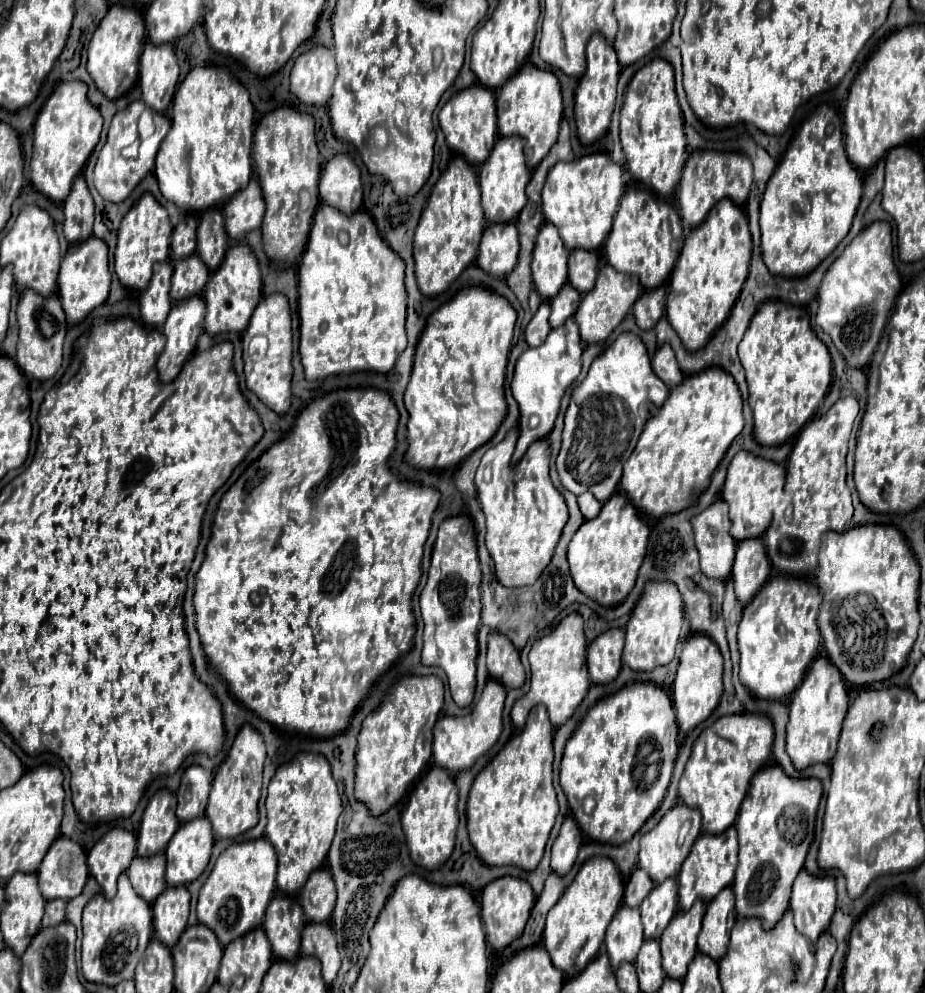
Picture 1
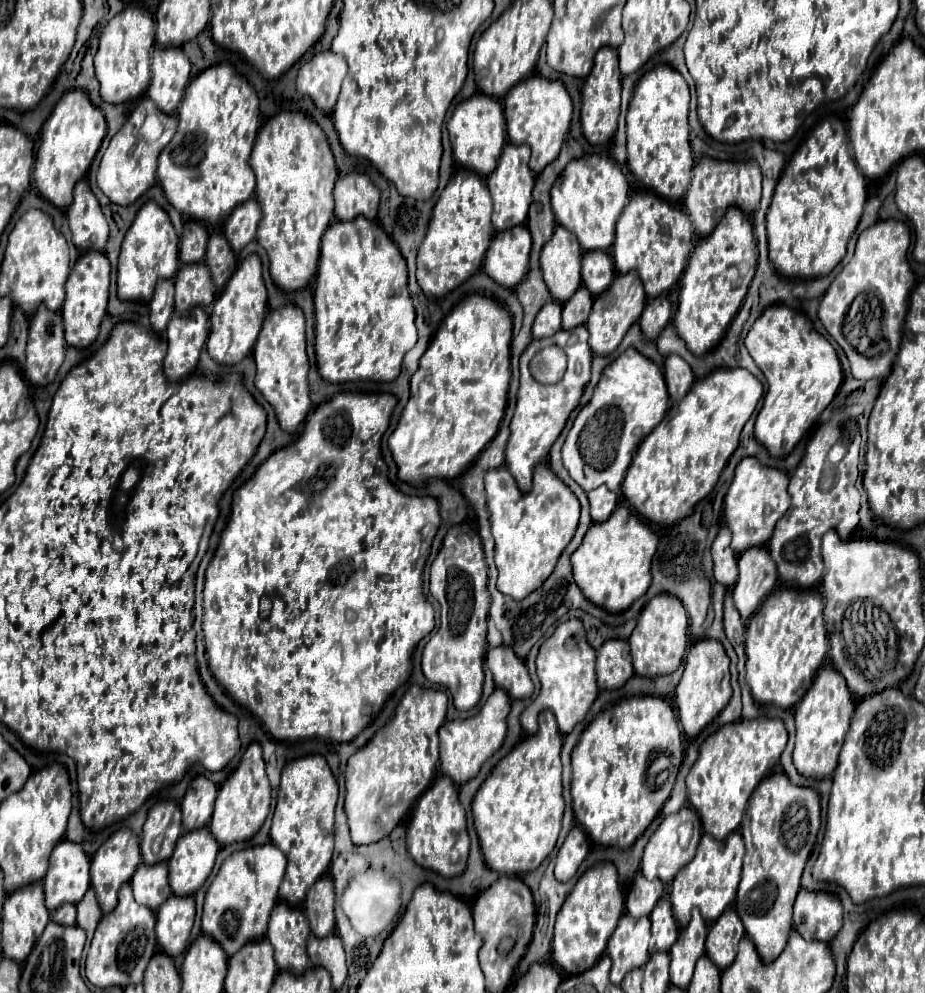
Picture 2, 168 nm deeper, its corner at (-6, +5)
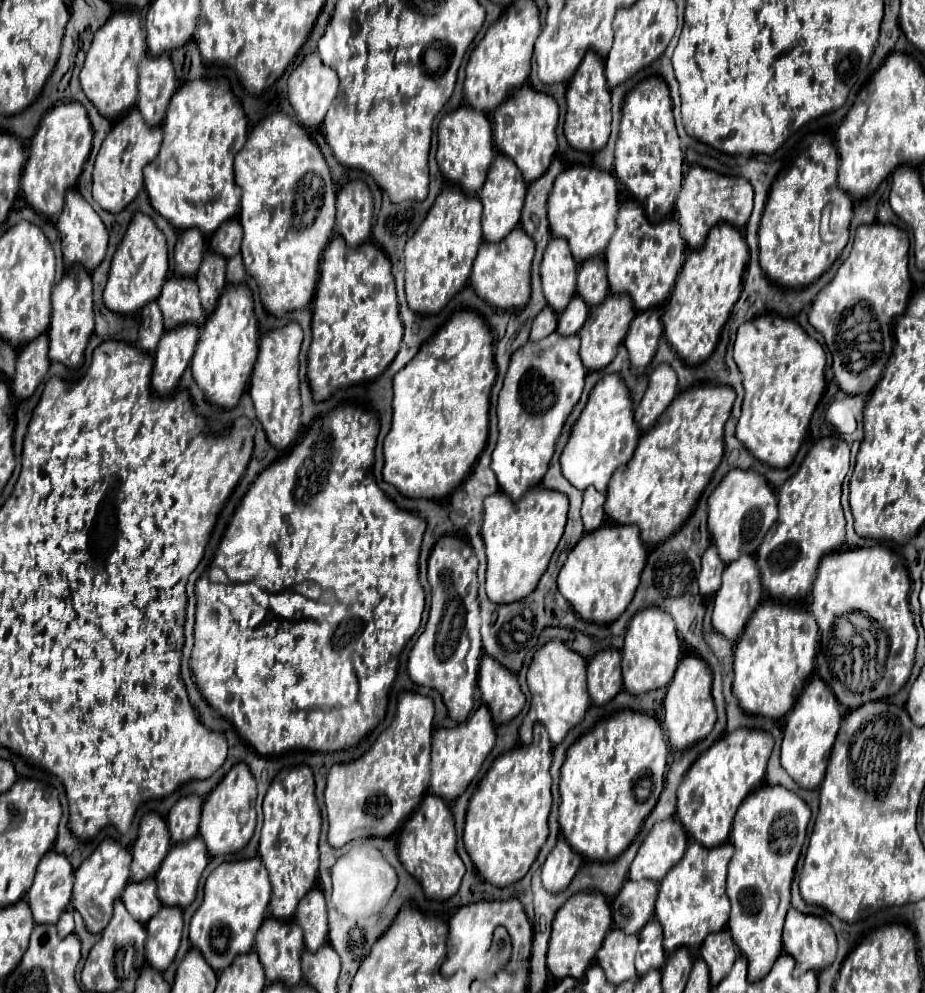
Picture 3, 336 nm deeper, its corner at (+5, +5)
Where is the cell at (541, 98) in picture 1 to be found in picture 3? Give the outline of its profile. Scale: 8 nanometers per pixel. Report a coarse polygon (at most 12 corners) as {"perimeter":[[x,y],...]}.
{"perimeter":[[520,88],[494,112],[494,142],[530,184],[552,164],[558,104]]}

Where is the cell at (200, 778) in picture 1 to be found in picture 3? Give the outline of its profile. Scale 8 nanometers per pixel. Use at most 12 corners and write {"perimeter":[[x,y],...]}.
{"perimeter":[[180,798],[168,816],[172,844],[196,836],[202,798]]}

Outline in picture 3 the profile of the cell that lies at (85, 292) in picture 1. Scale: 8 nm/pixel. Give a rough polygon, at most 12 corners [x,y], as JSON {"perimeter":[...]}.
{"perimeter":[[70,268],[52,294],[50,360],[80,368],[94,332],[92,278]]}

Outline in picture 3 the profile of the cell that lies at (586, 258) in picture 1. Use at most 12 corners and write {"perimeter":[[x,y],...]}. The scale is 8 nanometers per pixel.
{"perimeter":[[596,256],[578,272],[578,294],[588,306],[608,294],[606,264]]}

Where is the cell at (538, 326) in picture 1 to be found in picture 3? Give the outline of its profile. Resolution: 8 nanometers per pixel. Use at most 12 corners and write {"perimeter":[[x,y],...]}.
{"perimeter":[[550,306],[534,318],[530,340],[550,336],[558,328],[558,314]]}

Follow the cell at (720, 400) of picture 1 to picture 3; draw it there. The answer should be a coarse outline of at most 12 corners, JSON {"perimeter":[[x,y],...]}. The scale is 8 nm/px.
{"perimeter":[[734,390],[680,392],[606,492],[648,546],[682,528],[724,454]]}

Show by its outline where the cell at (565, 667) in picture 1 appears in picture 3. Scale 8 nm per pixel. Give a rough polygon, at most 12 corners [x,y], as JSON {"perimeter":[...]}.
{"perimeter":[[550,640],[528,668],[532,706],[520,726],[530,744],[536,722],[552,744],[590,706],[586,660]]}

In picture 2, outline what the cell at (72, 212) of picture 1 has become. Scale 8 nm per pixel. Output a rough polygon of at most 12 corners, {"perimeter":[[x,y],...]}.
{"perimeter":[[85,178],[67,220],[79,250],[105,250],[109,226]]}

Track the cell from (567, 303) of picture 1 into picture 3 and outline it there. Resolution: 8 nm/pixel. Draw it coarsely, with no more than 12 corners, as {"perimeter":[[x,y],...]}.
{"perimeter":[[574,296],[558,316],[562,336],[578,334],[588,318],[588,304]]}

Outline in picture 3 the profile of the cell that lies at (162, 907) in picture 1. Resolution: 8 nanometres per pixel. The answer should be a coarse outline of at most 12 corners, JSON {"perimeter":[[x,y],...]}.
{"perimeter":[[162,906],[146,924],[146,960],[164,972],[180,946],[182,910]]}

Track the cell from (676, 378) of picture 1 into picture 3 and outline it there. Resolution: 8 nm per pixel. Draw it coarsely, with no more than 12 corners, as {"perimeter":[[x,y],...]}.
{"perimeter":[[666,364],[648,376],[648,390],[634,412],[648,432],[668,408],[678,384]]}

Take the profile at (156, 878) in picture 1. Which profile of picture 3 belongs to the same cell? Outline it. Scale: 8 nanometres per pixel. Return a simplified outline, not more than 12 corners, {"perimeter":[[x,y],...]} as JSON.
{"perimeter":[[130,882],[122,902],[140,924],[162,908],[156,882]]}

